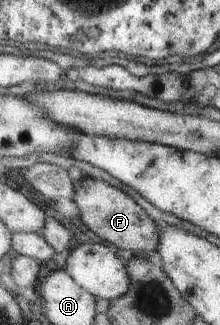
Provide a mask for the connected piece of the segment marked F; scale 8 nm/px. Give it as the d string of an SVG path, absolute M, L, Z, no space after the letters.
M82 176L72 183L72 189L74 189L74 195L71 200L79 211L78 219L100 239L112 243L120 250L128 249L137 255L156 249L160 239L158 226L128 195L105 181L88 176Z

